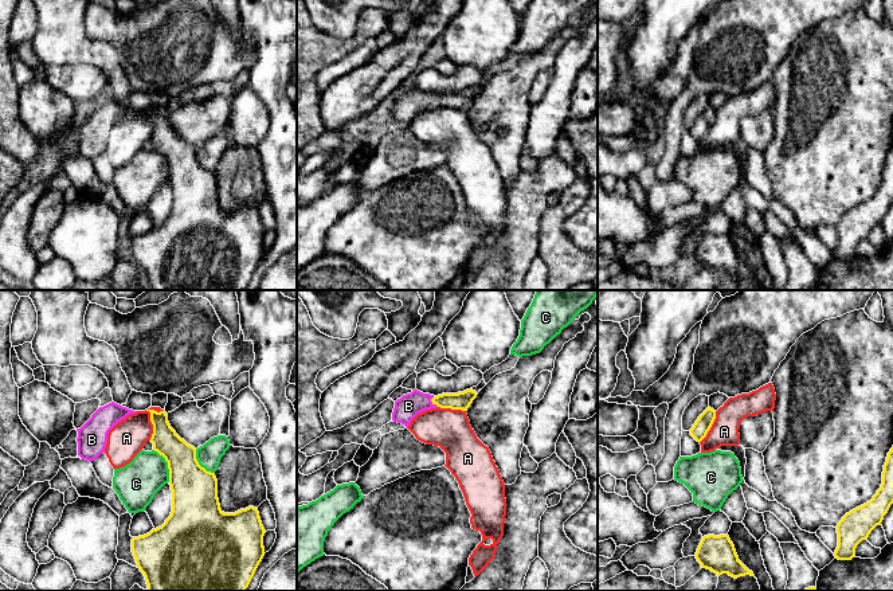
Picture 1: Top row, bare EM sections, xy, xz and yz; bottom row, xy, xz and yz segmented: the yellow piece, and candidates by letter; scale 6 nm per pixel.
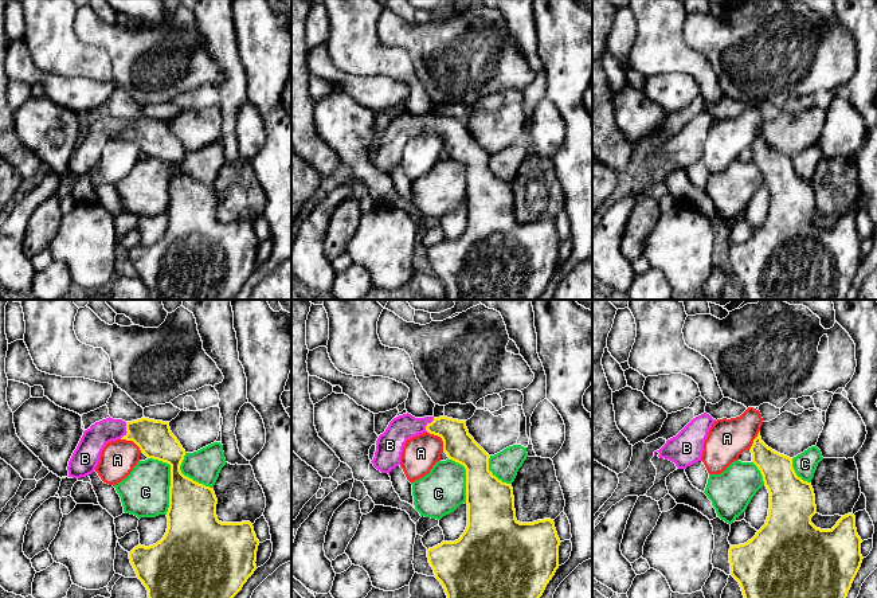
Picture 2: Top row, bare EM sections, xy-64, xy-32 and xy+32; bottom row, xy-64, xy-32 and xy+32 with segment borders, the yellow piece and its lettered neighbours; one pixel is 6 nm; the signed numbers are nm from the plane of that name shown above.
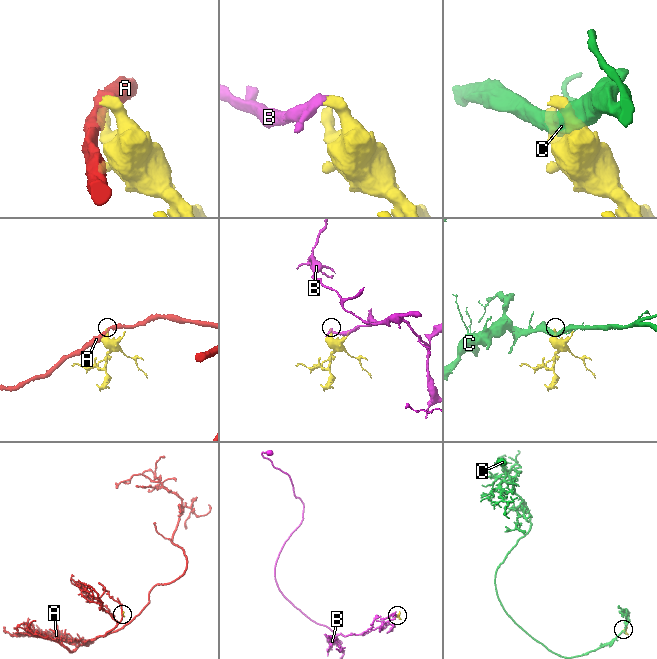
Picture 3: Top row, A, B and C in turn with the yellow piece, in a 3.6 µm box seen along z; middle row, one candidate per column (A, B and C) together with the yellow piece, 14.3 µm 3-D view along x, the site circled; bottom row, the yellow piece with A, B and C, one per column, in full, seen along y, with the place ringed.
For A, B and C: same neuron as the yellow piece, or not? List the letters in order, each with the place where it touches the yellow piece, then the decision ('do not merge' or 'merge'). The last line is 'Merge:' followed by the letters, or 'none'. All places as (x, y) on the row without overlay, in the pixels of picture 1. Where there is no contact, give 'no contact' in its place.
A: xy (151, 118) | do not merge
B: xz (433, 101) | merge
C: xy (168, 164) | do not merge
Merge: B

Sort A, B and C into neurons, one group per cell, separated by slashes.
A / B / C

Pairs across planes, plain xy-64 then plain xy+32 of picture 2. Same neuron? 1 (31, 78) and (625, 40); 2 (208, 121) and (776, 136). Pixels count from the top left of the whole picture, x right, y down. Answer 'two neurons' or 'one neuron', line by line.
1: two neurons
2: one neuron

